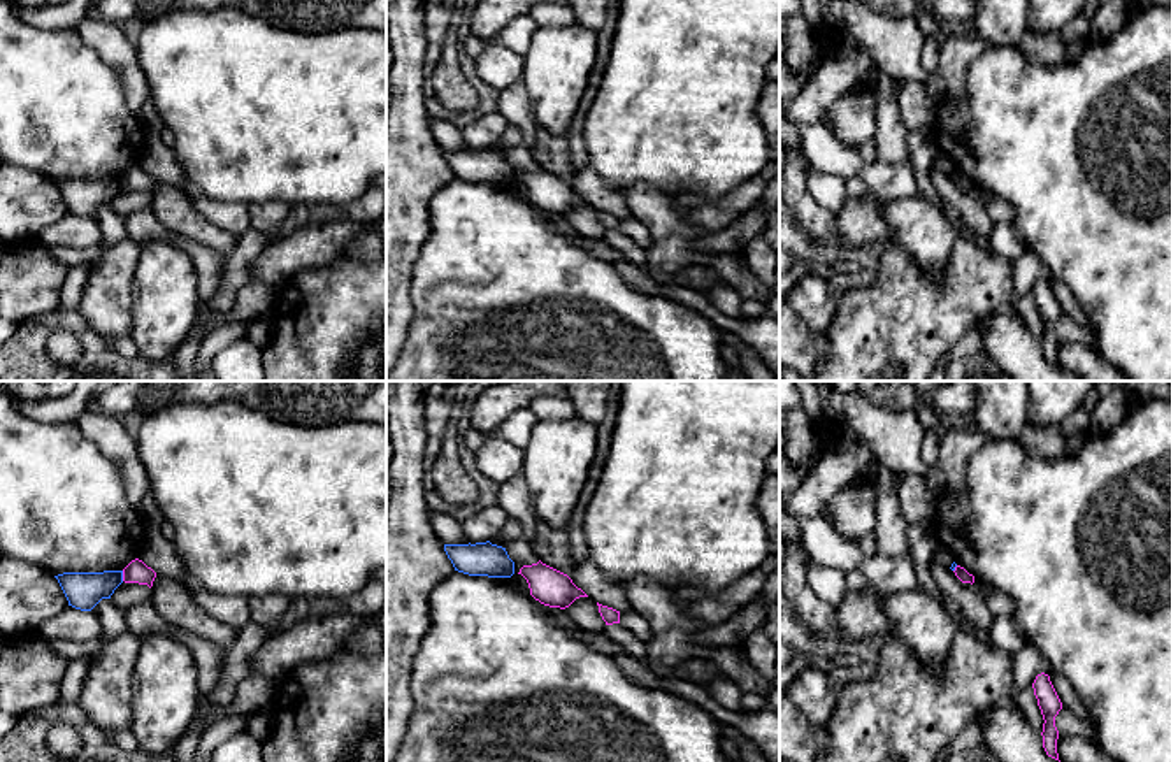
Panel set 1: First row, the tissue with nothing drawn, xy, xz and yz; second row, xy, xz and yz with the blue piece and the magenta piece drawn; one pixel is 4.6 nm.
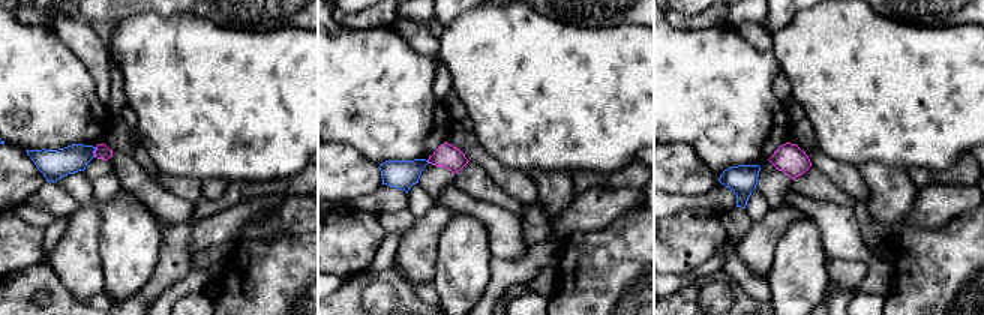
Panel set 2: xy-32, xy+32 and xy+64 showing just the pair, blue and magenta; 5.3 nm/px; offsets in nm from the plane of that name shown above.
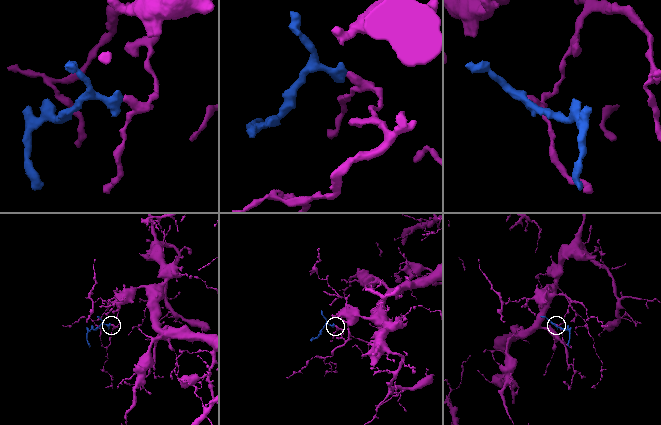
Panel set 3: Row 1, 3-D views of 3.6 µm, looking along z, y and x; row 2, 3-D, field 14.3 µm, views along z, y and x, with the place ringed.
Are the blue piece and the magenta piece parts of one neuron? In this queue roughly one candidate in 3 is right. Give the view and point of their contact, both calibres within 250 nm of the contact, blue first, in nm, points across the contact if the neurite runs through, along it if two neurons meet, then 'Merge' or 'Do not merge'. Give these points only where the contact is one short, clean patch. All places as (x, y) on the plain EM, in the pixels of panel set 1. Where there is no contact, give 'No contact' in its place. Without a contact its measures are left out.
Touches blue at xy (122, 183). Thickness 170 nm (blue) against 100 nm. Boundary: xy (122, 178), (123, 186). Do not merge

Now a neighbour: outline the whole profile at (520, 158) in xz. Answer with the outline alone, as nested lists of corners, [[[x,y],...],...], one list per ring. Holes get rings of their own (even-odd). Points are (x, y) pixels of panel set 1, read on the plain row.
[[[523,142],[509,147],[506,158],[514,169],[514,181],[518,181],[523,172],[532,172],[539,169],[539,165],[532,158],[532,153]]]

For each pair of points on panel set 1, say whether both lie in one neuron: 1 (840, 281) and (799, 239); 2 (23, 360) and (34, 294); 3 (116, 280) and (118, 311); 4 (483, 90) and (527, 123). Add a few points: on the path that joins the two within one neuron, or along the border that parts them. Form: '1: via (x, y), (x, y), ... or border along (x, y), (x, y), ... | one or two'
1: via (861, 271), (861, 265), (850, 255), (820, 253) | one
2: border along (57, 308), (18, 323) | two
3: via (116, 287), (116, 304) | one
4: border along (501, 90), (495, 109) | two

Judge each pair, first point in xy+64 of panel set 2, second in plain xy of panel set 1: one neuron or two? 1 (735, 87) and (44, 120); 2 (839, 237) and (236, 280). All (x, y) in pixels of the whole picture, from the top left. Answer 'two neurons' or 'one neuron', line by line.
1: one neuron
2: two neurons

